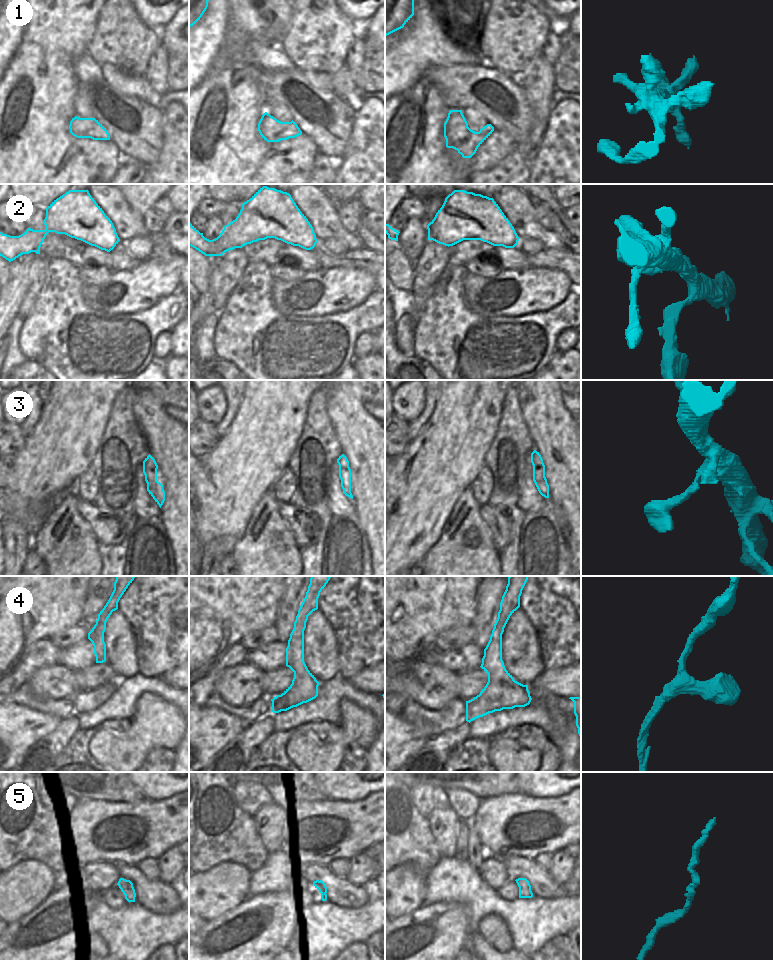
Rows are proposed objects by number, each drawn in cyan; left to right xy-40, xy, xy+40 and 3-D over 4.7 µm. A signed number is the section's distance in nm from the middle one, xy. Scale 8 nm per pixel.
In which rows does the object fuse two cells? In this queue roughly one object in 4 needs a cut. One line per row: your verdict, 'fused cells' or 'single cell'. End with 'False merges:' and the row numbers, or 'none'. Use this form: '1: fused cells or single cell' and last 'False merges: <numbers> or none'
1: single cell
2: single cell
3: single cell
4: single cell
5: single cell
False merges: none

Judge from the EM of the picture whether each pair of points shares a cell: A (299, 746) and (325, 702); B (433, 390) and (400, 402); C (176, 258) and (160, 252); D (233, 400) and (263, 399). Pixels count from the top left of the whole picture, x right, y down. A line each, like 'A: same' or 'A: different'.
A: different
B: different
C: same
D: different

